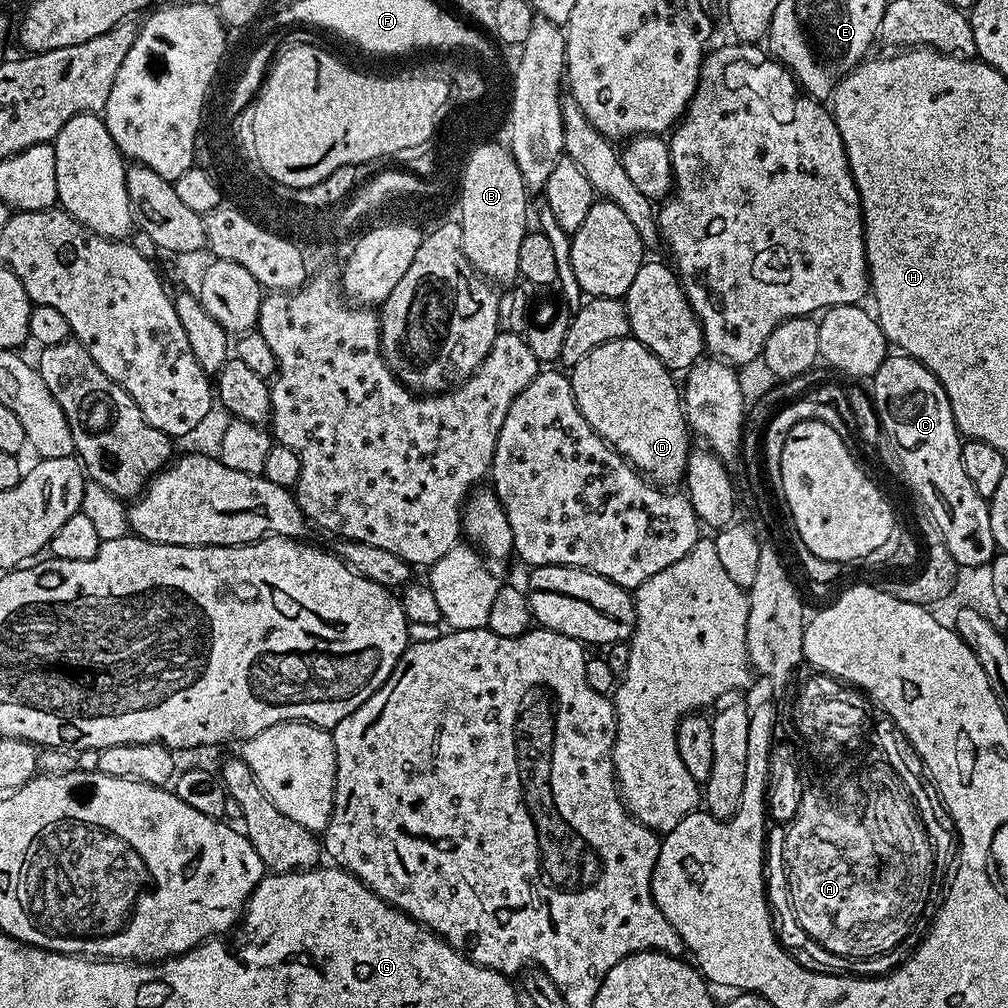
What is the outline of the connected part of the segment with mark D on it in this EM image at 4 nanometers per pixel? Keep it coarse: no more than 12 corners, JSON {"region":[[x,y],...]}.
{"region":[[631,338],[570,369],[576,405],[637,472],[676,486],[690,429],[673,373]]}

